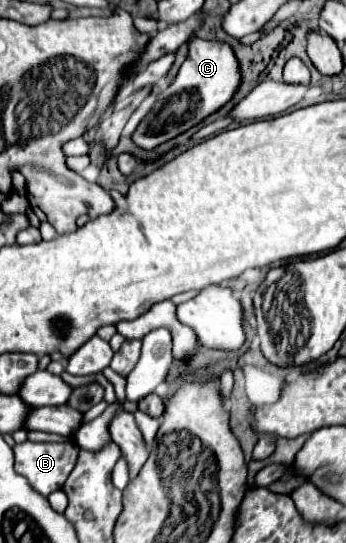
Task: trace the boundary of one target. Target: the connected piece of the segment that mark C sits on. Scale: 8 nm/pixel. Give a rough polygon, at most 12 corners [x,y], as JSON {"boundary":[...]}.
{"boundary":[[189,37],[175,81],[133,133],[143,149],[197,125],[241,81],[227,43]]}

